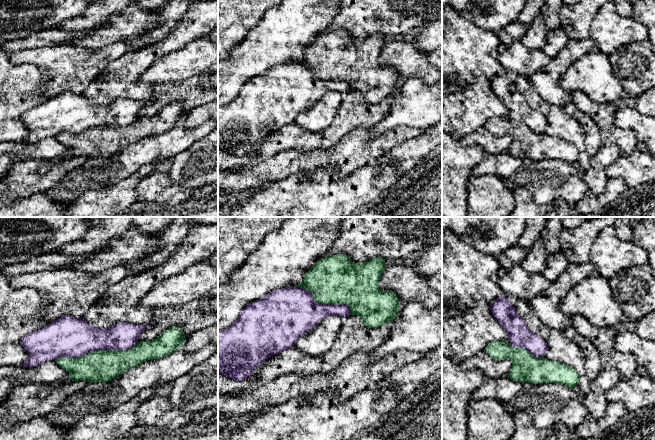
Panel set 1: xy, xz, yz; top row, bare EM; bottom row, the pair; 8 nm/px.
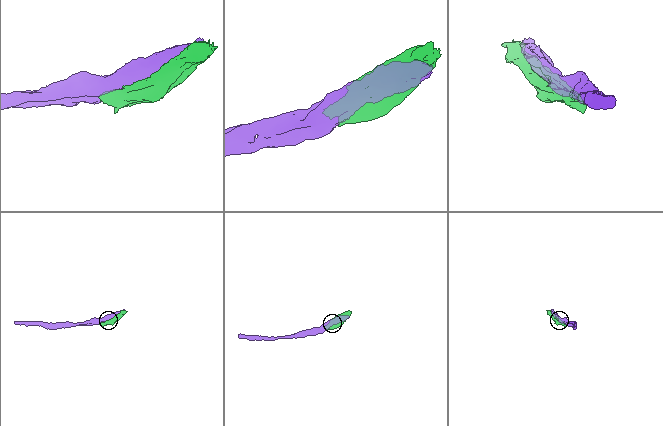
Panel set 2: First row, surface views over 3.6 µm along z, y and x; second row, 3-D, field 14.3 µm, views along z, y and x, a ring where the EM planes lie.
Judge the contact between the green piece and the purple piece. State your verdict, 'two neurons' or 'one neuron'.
two neurons

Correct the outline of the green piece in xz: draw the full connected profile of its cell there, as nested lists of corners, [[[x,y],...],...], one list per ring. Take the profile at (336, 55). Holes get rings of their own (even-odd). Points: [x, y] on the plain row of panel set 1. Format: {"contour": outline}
{"contour": [[[337,30],[318,36],[295,63],[310,67],[318,79],[349,81],[350,91],[359,91],[364,102],[375,104],[393,96],[400,86],[397,71],[379,64],[379,56],[385,44],[385,35],[381,33],[355,39],[347,31]]]}

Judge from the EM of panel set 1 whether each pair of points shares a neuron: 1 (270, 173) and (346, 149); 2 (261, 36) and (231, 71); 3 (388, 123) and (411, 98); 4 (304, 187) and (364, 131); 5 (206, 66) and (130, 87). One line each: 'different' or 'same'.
1: same
2: same
3: same
4: different
5: different

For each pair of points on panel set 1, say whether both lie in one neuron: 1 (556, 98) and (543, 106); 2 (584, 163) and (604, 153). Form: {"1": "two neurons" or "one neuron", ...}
{"1": "two neurons", "2": "two neurons"}

